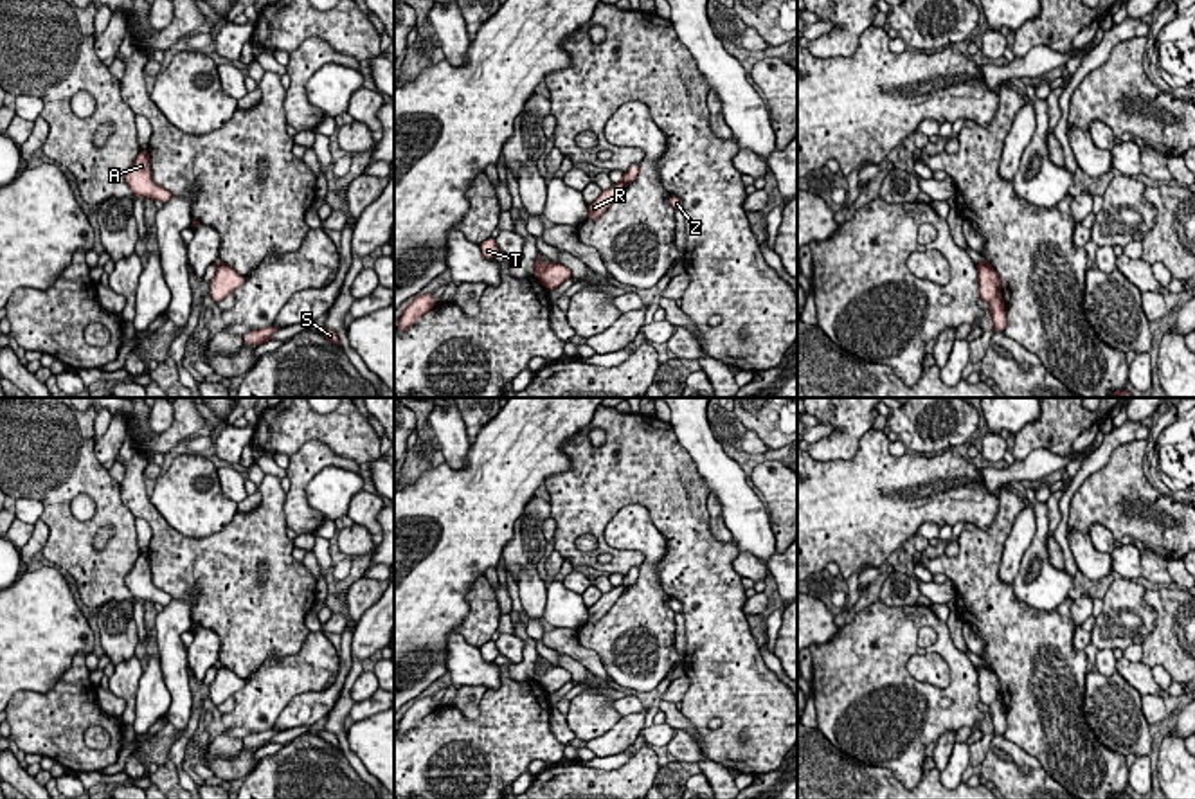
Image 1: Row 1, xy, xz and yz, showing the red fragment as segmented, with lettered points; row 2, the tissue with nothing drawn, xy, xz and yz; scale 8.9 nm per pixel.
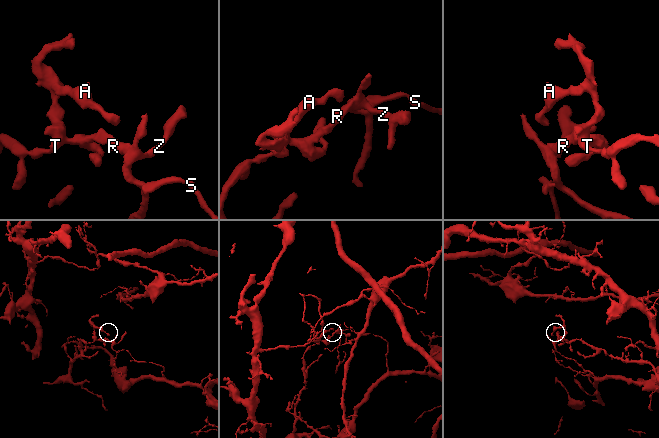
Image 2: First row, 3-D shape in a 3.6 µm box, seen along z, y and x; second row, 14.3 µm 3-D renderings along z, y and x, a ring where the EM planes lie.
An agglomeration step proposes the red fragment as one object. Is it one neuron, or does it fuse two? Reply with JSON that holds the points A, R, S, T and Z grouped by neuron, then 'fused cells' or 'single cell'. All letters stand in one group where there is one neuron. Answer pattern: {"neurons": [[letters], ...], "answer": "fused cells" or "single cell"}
{"neurons": [["A", "R", "T"], ["S", "Z"]], "answer": "fused cells"}

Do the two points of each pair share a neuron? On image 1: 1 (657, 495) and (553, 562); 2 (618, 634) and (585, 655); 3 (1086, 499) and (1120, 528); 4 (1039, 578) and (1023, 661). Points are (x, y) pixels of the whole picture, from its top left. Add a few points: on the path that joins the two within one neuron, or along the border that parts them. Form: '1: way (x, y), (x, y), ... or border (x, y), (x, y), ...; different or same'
1: border (555, 549), (566, 560); different
2: border (576, 636), (584, 646), (598, 655), (610, 679); different
3: way (1095, 501), (1114, 519); same
4: border (1012, 585), (1021, 601), (1044, 610), (1068, 596); different

